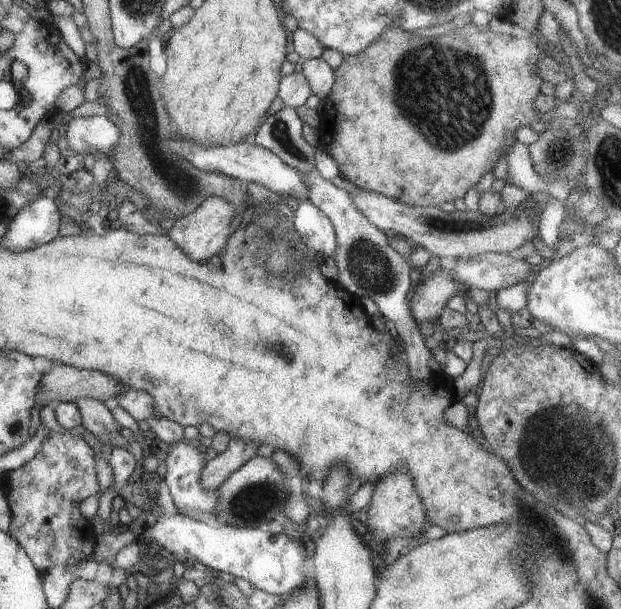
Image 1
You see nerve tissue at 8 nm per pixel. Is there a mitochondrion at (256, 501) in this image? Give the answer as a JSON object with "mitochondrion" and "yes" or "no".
{"mitochondrion":"yes"}

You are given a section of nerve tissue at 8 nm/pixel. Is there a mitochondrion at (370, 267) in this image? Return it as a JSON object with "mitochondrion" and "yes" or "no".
{"mitochondrion":"yes"}

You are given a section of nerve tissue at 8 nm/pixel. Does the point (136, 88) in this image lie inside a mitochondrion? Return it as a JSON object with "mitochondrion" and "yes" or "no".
{"mitochondrion":"yes"}

